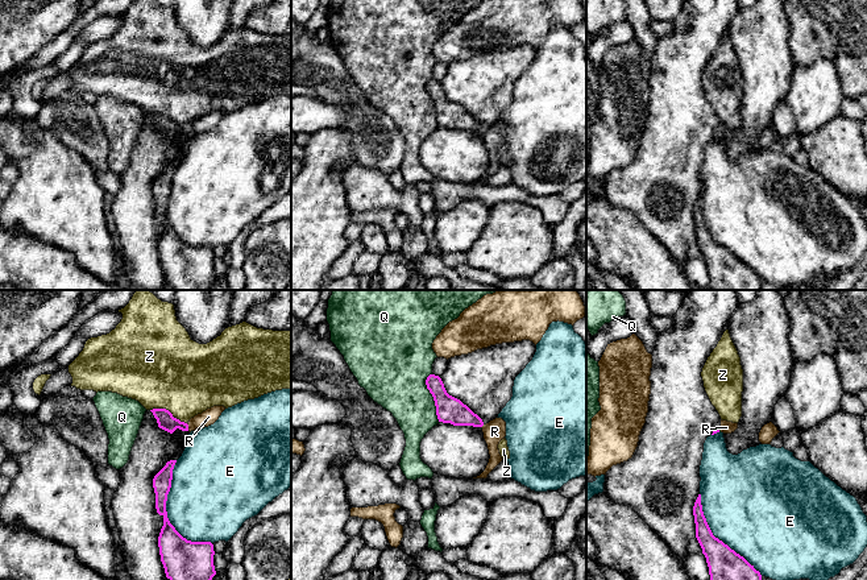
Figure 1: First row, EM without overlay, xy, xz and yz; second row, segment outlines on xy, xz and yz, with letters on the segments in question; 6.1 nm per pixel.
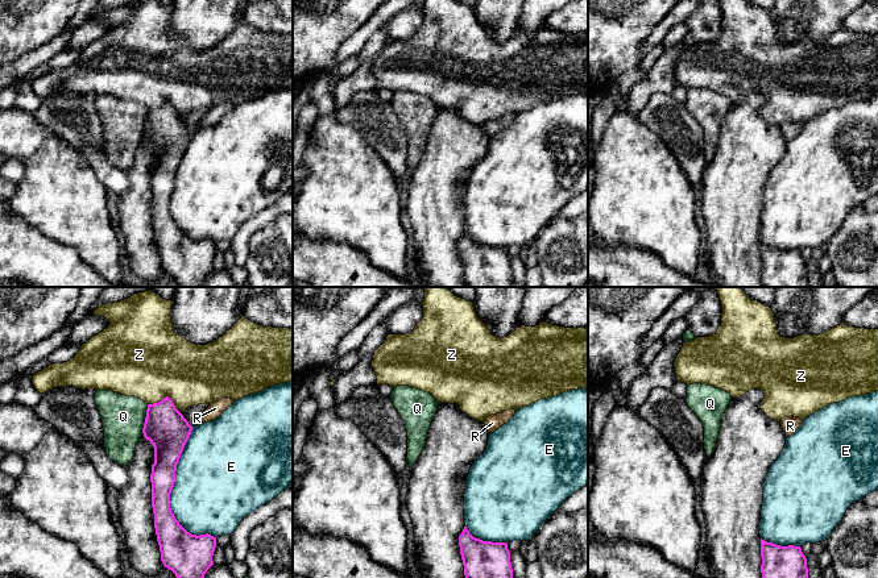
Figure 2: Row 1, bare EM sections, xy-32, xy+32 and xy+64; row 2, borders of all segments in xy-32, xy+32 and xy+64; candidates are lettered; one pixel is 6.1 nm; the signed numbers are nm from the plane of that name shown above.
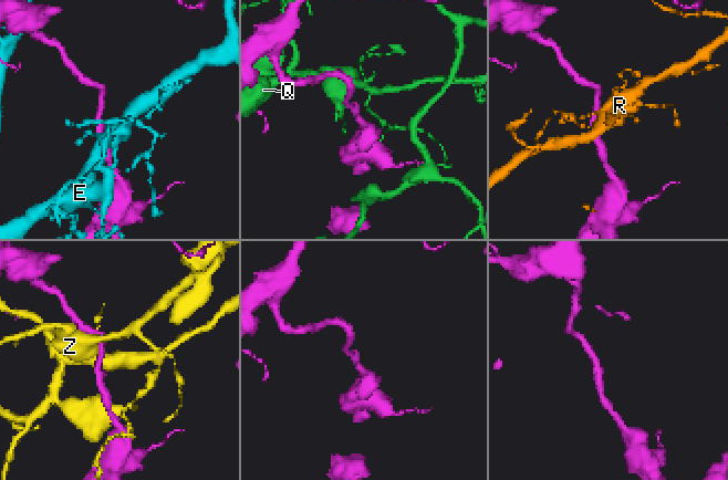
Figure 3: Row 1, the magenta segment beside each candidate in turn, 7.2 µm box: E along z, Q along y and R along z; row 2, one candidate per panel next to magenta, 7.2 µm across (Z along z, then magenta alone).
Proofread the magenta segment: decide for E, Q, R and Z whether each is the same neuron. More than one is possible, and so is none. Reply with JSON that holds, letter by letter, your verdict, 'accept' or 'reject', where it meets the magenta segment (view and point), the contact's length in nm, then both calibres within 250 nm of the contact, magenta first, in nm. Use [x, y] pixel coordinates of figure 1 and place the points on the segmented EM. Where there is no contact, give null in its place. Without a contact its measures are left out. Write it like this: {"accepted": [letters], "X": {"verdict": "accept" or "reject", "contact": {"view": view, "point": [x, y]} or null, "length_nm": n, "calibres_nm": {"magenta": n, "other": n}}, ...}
{"accepted": ["R"], "E": {"verdict": "reject", "contact": {"view": "xy", "point": [166, 513]}, "length_nm": 550, "calibres_nm": {"magenta": 200, "other": 480}}, "Q": {"verdict": "reject", "contact": {"view": "xz", "point": [432, 396]}, "length_nm": 300, "calibres_nm": {"magenta": 160, "other": 360}}, "R": {"verdict": "accept", "contact": {"view": "xy", "point": [187, 427]}, "length_nm": 50, "calibres_nm": {"magenta": 110, "other": 90}}, "Z": {"verdict": "reject", "contact": {"view": "xy", "point": [169, 411]}, "length_nm": 240, "calibres_nm": {"magenta": 110, "other": 460}}}

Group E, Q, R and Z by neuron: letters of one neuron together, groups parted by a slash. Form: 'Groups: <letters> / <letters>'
Groups: E / Q / R / Z

